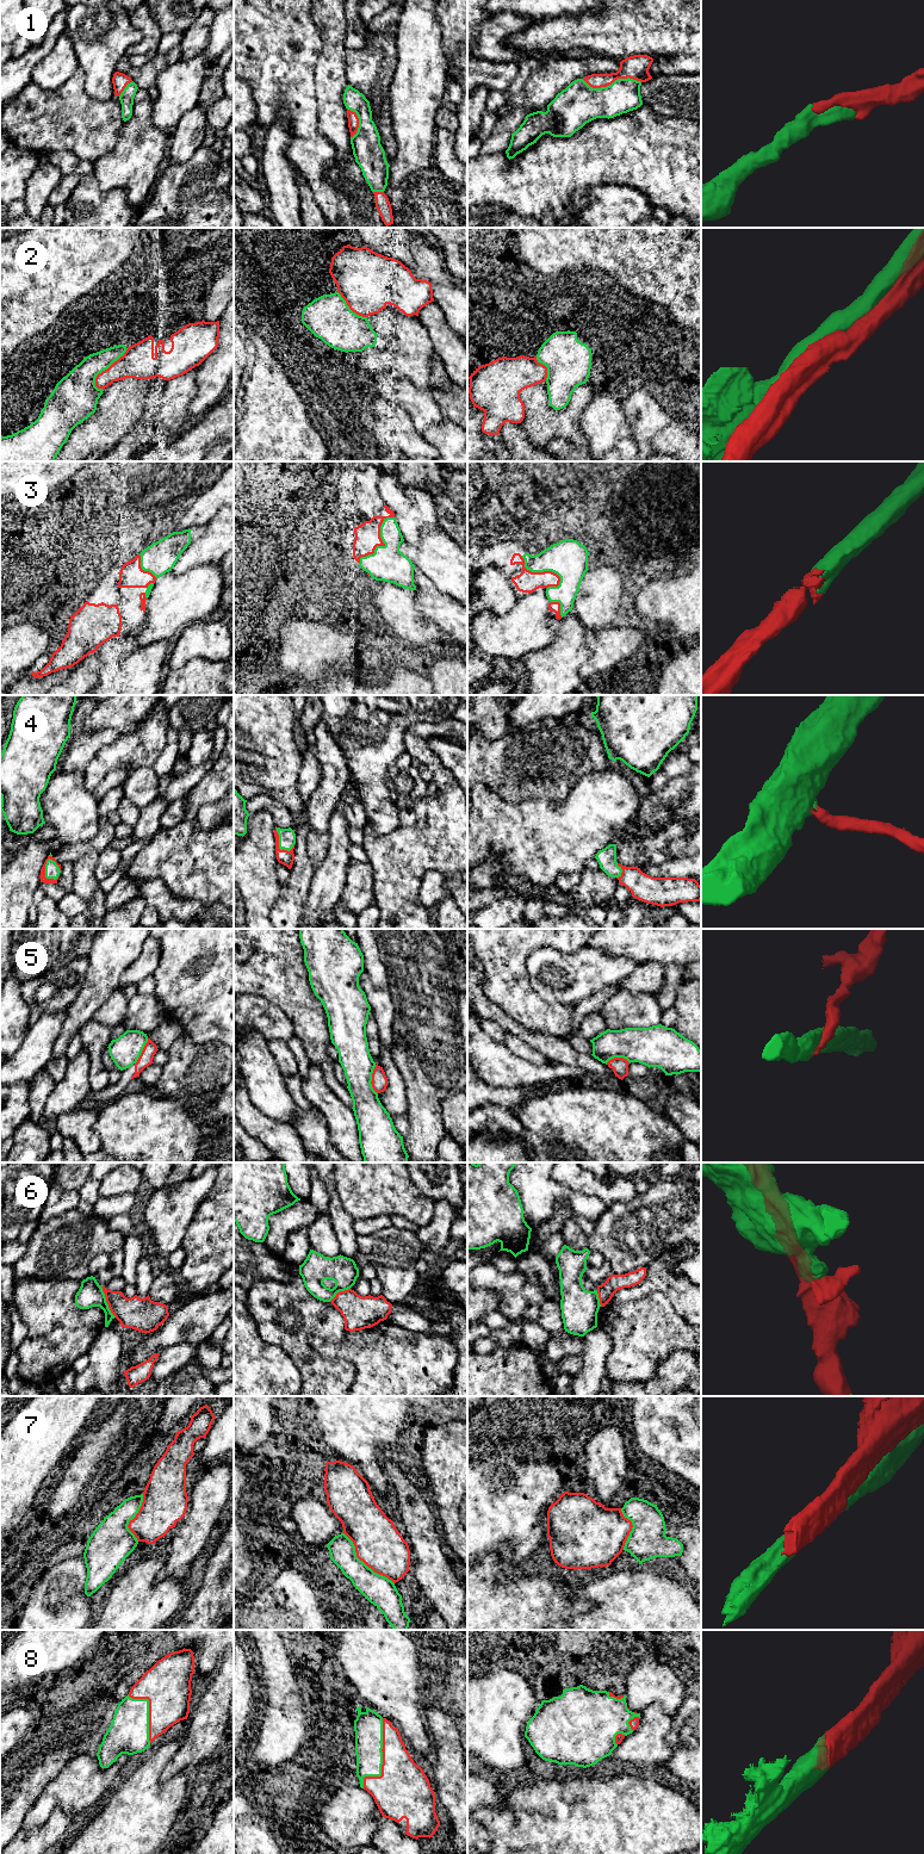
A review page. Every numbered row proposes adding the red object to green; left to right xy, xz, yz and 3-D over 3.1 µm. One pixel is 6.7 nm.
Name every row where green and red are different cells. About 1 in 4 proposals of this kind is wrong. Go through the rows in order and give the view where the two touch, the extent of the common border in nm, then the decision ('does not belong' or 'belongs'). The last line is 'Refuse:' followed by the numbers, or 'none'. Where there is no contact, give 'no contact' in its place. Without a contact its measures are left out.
1: meets green in yz; contact 400 nm long; belongs
2: meets green in xy; contact 340 nm long; does not belong
3: meets green in xz; contact 400 nm long; belongs
4: meets green in xy; contact 180 nm long; belongs
5: meets green in xz; contact 200 nm long; does not belong
6: meets green in xy; contact 240 nm long; does not belong
7: meets green in xz; contact 480 nm long; does not belong
8: meets green in xz; contact 500 nm long; belongs
Refuse: 2, 5, 6, 7

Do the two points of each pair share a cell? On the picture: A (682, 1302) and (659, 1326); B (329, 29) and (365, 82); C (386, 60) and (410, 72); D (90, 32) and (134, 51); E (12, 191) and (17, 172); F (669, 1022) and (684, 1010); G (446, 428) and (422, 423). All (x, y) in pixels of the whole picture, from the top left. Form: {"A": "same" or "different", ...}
{"A": "different", "B": "different", "C": "different", "D": "different", "E": "same", "F": "different", "G": "different"}

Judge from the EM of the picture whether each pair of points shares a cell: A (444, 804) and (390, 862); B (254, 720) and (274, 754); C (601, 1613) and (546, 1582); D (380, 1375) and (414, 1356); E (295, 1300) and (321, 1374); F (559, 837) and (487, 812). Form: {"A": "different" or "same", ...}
{"A": "same", "B": "same", "C": "different", "D": "same", "E": "same", "F": "same"}

